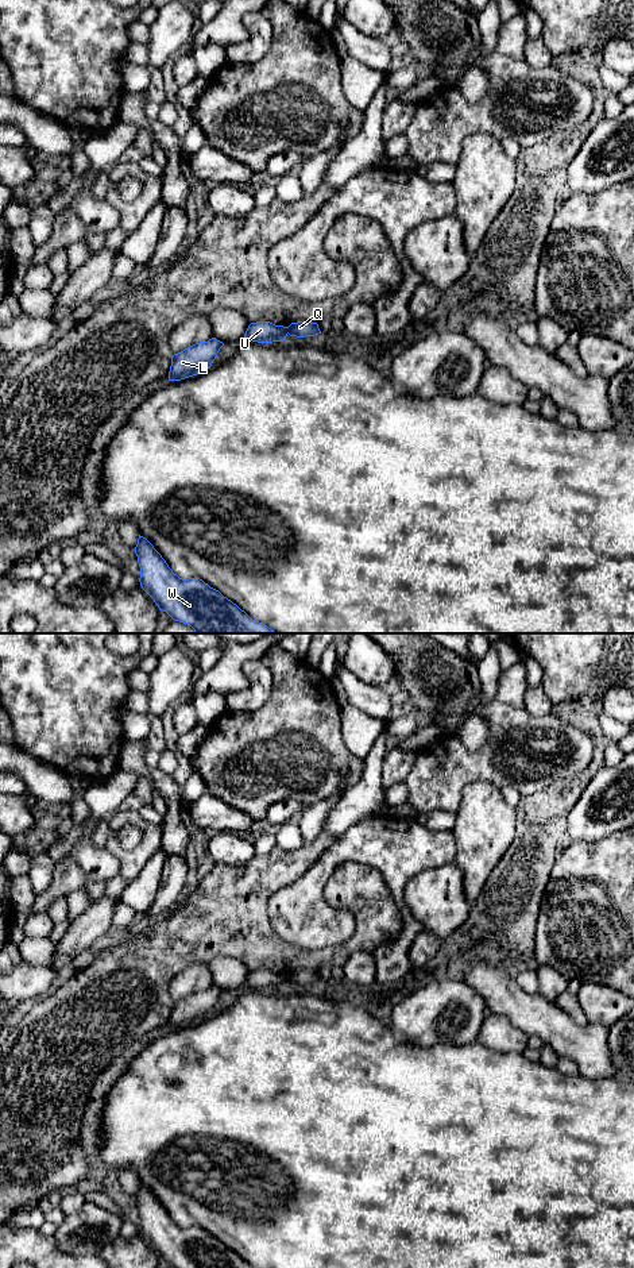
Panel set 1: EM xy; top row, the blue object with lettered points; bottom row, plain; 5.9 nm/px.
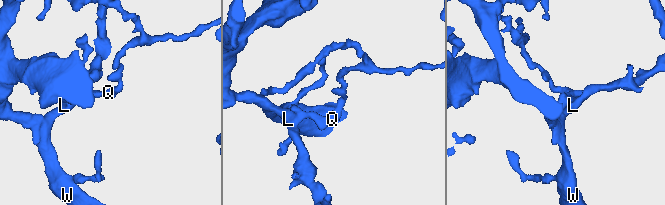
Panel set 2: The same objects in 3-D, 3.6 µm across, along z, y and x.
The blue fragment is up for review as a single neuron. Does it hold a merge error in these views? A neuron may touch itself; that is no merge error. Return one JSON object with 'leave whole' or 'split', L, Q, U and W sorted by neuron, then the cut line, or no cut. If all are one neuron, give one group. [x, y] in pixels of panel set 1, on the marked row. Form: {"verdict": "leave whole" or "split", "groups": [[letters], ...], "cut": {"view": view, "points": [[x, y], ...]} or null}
{"verdict": "split", "groups": [["L", "U", "W"], ["Q"]], "cut": {"view": "xy", "points": [[286, 327], [287, 332]]}}

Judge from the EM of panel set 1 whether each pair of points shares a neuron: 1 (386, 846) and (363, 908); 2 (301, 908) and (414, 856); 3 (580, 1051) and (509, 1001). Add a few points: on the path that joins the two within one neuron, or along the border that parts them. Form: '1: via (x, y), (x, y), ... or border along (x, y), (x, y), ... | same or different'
1: border along (346, 862), (358, 862), (372, 867), (393, 897) | different
2: via (317, 875), (340, 852), (382, 852) | same
3: via (563, 1035), (545, 1018), (526, 1012) | same

